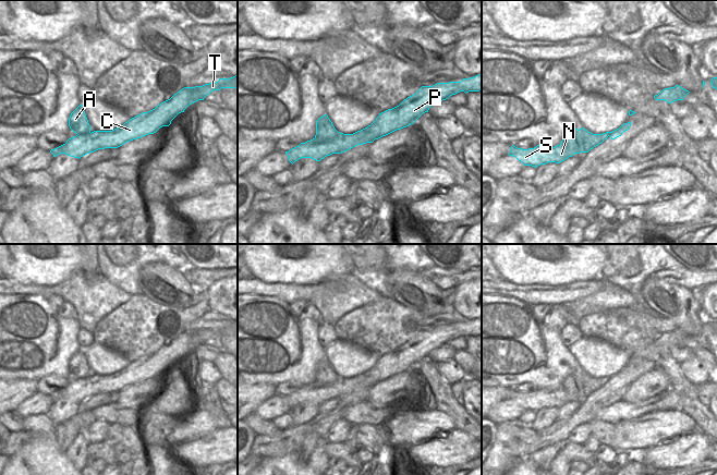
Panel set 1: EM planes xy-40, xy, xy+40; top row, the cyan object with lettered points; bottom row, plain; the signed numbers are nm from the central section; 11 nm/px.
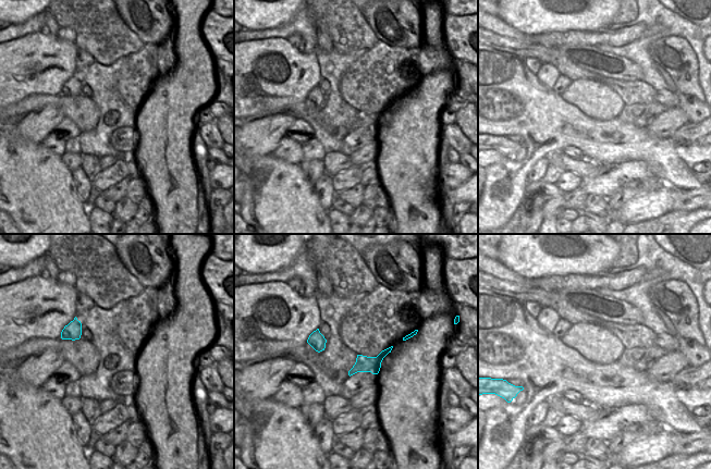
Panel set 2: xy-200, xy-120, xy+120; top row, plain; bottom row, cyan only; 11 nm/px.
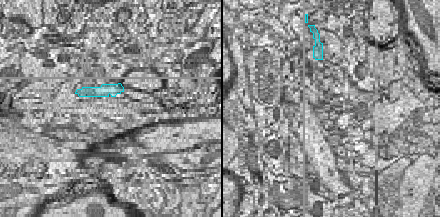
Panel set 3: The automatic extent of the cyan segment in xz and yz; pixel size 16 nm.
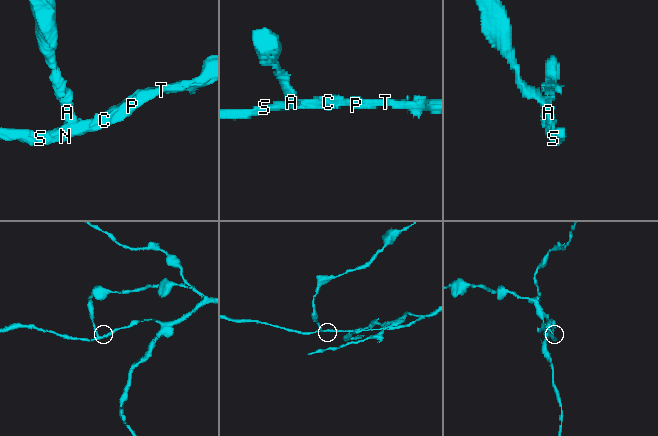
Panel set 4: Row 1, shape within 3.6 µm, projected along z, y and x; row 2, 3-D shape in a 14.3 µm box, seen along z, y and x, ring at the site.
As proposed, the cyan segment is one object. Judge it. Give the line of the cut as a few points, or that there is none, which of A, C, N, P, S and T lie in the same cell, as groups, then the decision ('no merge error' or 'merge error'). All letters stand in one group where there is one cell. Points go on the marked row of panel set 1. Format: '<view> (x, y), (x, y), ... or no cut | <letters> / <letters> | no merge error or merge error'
xy+40 (561, 143), (571, 150), (575, 150), (584, 144), (595, 146) | A / C N P S T | merge error

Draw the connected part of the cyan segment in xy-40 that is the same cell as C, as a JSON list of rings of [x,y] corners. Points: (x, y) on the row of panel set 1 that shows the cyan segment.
[[[238,75],[219,78],[216,83],[203,86],[184,87],[155,109],[130,119],[112,131],[94,131],[86,135],[73,136],[65,144],[51,149],[50,153],[53,157],[65,154],[80,159],[98,149],[118,148],[130,141],[154,134],[162,126],[169,126],[171,121],[179,113],[184,112],[190,105],[204,100],[211,92],[221,88],[238,88]]]

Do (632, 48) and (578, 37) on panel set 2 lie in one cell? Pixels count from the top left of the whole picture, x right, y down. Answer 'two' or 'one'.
two

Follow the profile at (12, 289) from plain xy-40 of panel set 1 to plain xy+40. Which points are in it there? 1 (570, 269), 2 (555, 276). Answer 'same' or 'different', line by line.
1: different
2: different

